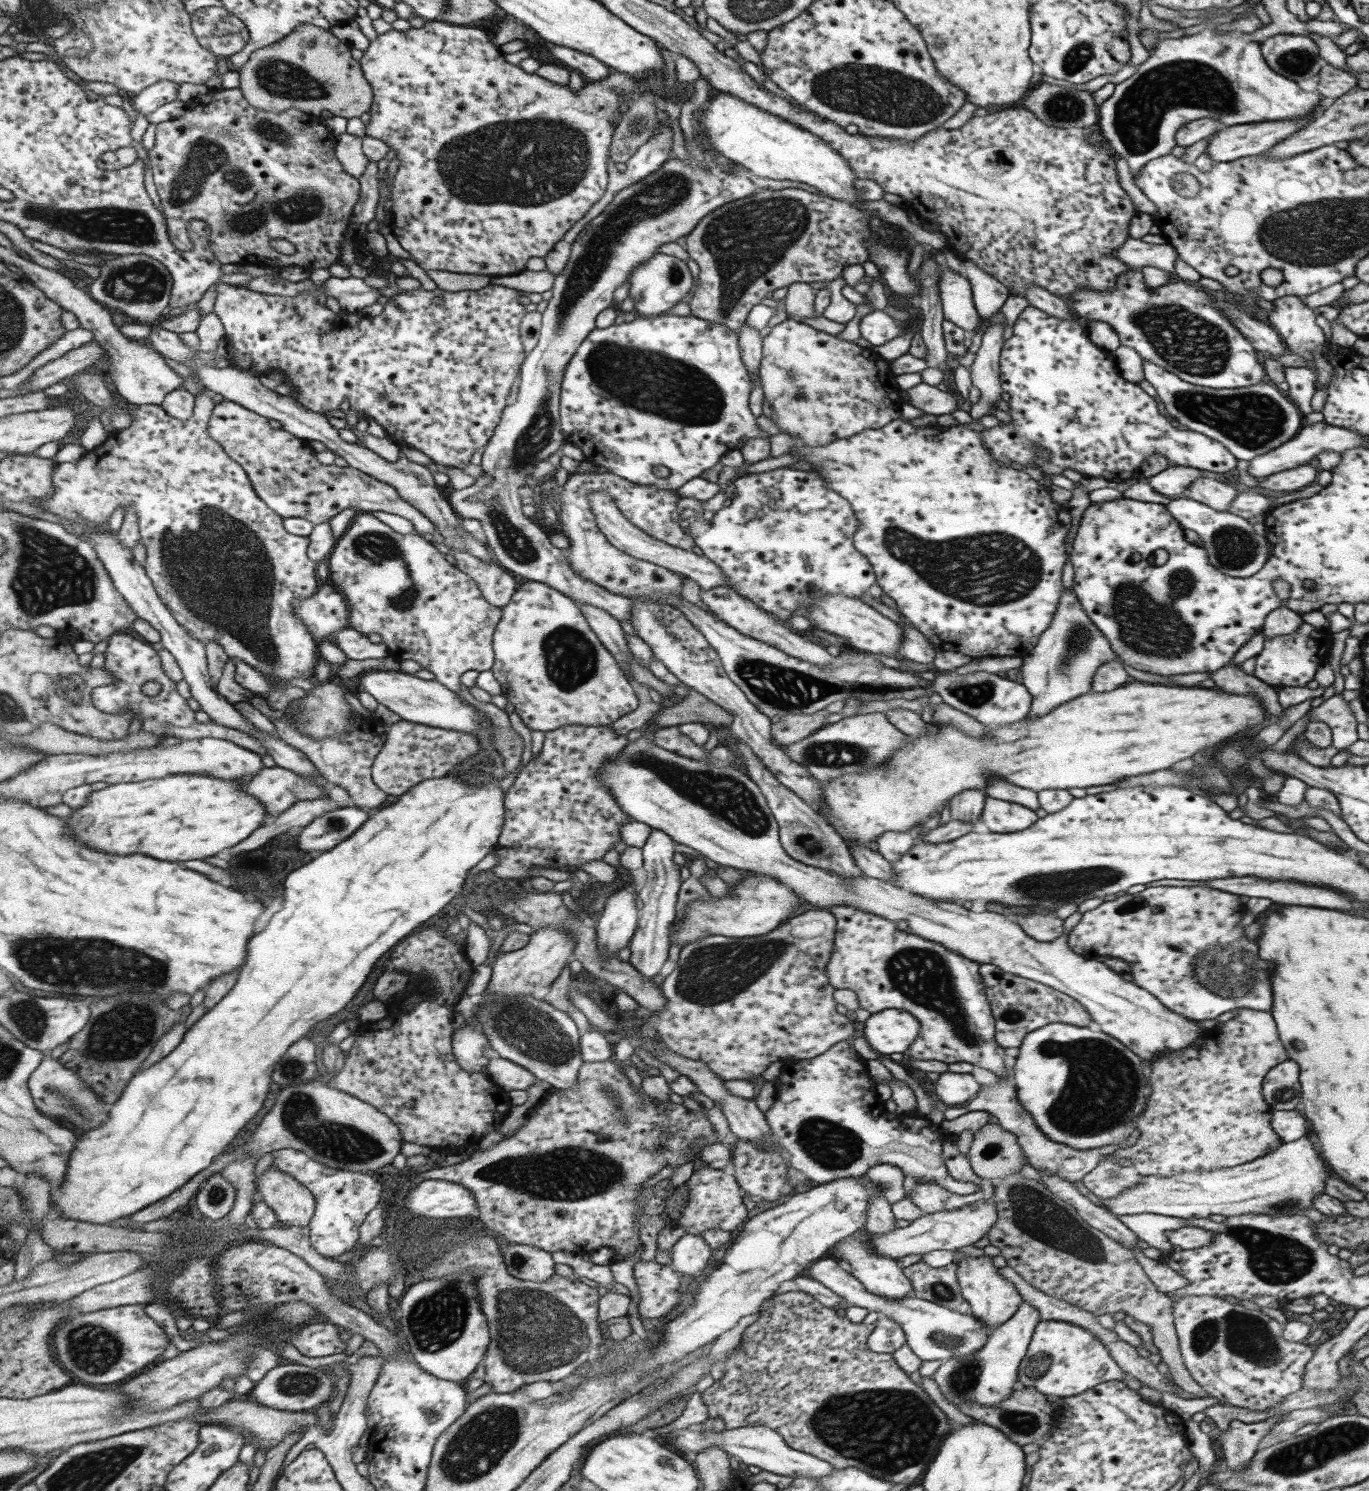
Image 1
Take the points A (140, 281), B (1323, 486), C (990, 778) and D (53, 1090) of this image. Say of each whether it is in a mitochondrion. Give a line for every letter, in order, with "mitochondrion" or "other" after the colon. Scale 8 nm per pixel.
A: mitochondrion
B: other
C: other
D: mitochondrion

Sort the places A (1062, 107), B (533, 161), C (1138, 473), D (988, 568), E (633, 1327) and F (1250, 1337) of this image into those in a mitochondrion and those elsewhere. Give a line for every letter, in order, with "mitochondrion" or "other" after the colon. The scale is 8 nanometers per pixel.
A: mitochondrion
B: mitochondrion
C: other
D: mitochondrion
E: other
F: mitochondrion

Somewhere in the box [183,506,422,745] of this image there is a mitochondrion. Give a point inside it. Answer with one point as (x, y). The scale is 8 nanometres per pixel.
(375, 548)

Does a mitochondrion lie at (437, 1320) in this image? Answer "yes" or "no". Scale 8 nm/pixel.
yes

